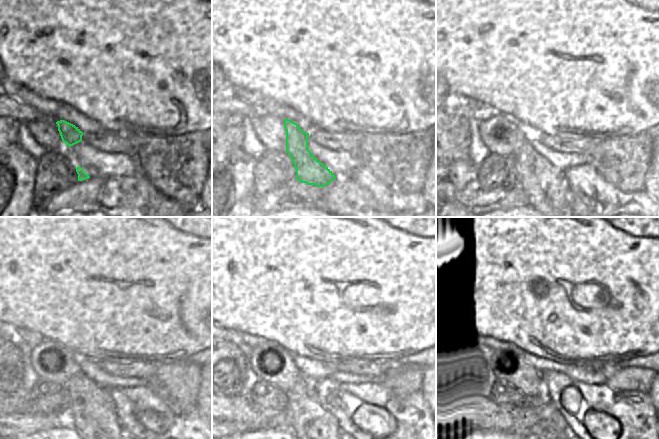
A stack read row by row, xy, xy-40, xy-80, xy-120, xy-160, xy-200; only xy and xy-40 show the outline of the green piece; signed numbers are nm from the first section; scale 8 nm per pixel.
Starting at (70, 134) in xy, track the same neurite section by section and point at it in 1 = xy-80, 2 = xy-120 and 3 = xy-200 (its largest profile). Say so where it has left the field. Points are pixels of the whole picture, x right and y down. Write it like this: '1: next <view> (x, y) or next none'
1: next xy-80 (532, 168)
2: next xy-120 (83, 391)
3: next xy-200 (554, 420)

